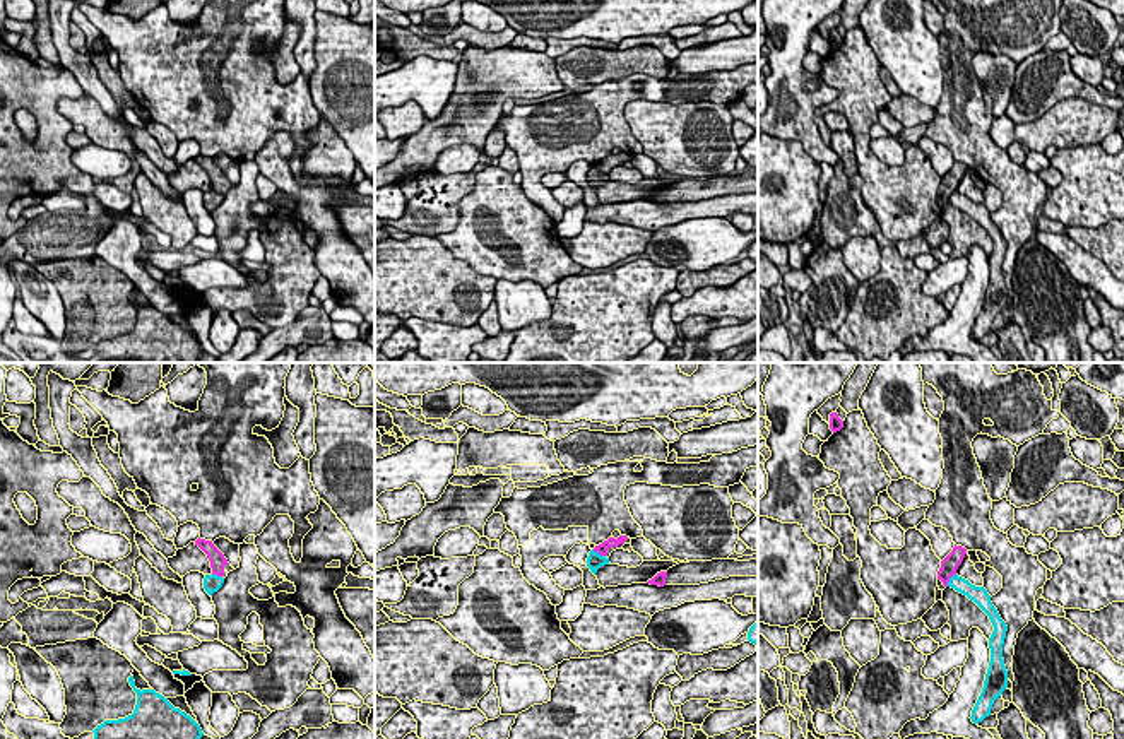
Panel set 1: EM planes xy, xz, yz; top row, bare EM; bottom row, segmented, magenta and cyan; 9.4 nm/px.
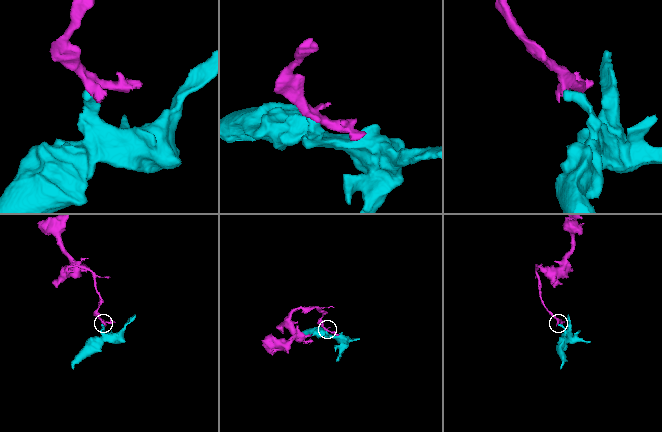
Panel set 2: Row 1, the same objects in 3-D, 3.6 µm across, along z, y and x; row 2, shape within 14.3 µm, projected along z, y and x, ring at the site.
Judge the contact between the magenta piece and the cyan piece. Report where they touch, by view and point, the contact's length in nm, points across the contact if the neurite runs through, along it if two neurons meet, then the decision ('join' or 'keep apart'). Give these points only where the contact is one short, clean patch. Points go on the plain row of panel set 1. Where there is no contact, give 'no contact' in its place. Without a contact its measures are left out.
yz (948, 197) | 150 nm | along yz (955, 190), (946, 202) | keep apart

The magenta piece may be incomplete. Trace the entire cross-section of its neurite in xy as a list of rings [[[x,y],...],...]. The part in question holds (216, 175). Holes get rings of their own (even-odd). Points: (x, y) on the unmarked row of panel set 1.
[[[197,156],[195,163],[198,163],[209,174],[212,192],[224,193],[224,183],[229,181],[224,171],[212,161],[212,157]]]

